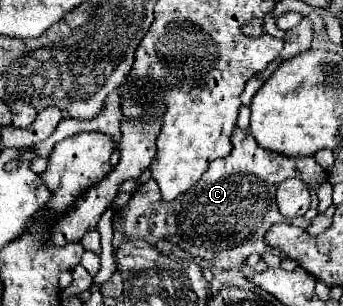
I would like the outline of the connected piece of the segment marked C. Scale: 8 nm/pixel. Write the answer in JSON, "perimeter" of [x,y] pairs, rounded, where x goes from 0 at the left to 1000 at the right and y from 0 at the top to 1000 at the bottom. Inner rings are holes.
{"perimeter":[[[685,425],[673,444],[679,490],[662,516],[615,529],[609,556],[592,582],[516,641],[499,660],[481,660],[464,634],[458,595],[440,582],[411,601],[405,621],[382,641],[364,680],[347,680],[329,706],[329,817],[341,830],[341,797],[353,784],[423,784],[429,797],[458,797],[464,784],[487,784],[528,817],[615,856],[633,876],[668,882],[697,876],[720,850],[726,830],[773,830],[790,810],[773,797],[773,758],[784,739],[808,725],[843,725],[872,745],[895,745],[918,712],[924,686],[924,614],[953,588],[953,562],[918,529],[913,510],[895,516],[837,516],[808,510],[761,484],[738,444],[714,425]],[[831,582],[872,582],[901,608],[907,627],[907,680],[889,706],[837,719],[819,706],[802,667],[802,621],[813,595]]]}

